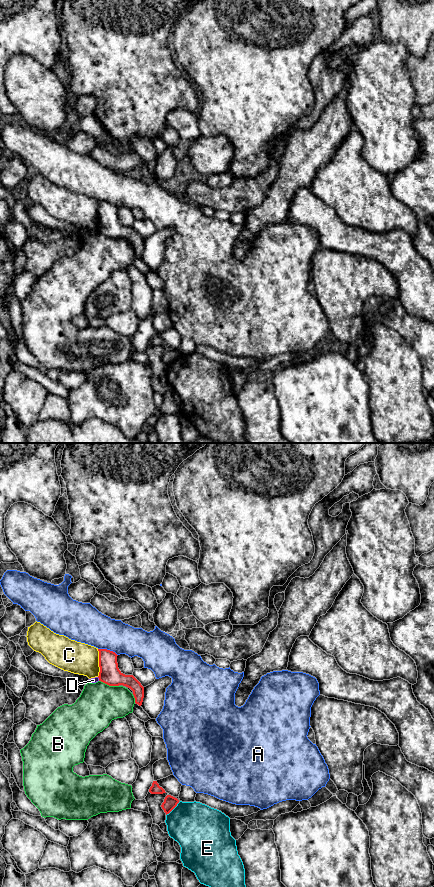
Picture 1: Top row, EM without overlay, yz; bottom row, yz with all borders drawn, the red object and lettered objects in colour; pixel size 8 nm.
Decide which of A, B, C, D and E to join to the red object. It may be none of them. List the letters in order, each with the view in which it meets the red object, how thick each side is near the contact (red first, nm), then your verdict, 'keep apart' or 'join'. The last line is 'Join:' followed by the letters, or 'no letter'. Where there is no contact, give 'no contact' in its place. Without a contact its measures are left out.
A: contact in yz; calibres 160 and 280 nm; keep apart
B: contact in yz; calibres 160 and 320 nm; keep apart
C: contact in yz; calibres 160 and 260 nm; keep apart
D: contact in yz; calibres 160 and 50 nm; keep apart
E: contact in yz; calibres 110 and 380 nm; keep apart
Join: no letter

